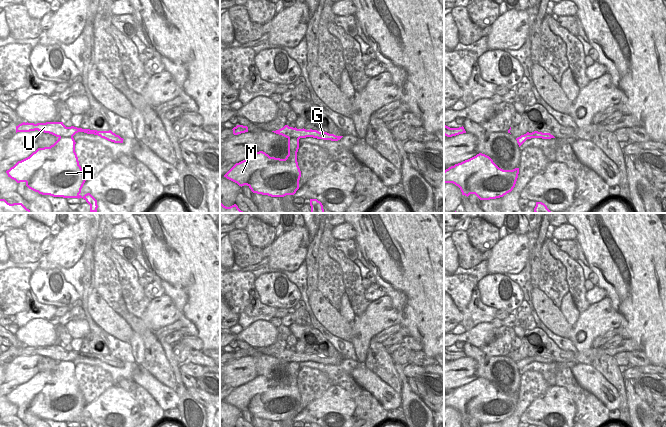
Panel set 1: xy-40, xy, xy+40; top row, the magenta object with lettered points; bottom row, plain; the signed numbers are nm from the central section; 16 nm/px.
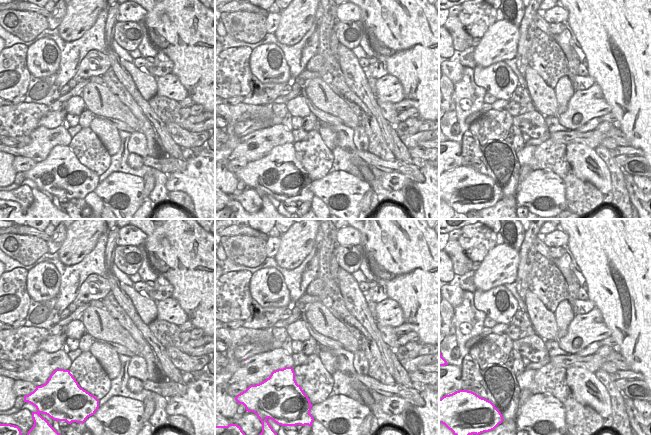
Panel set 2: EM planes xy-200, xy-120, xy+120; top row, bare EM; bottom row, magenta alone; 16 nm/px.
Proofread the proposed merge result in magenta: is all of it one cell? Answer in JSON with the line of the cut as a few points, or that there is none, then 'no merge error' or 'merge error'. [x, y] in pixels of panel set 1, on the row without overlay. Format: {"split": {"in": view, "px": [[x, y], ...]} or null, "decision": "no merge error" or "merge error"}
{"split": {"in": "xy-40", "px": [[59, 360], [72, 361]]}, "decision": "merge error"}

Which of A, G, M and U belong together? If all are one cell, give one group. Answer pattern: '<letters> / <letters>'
A M / G U

